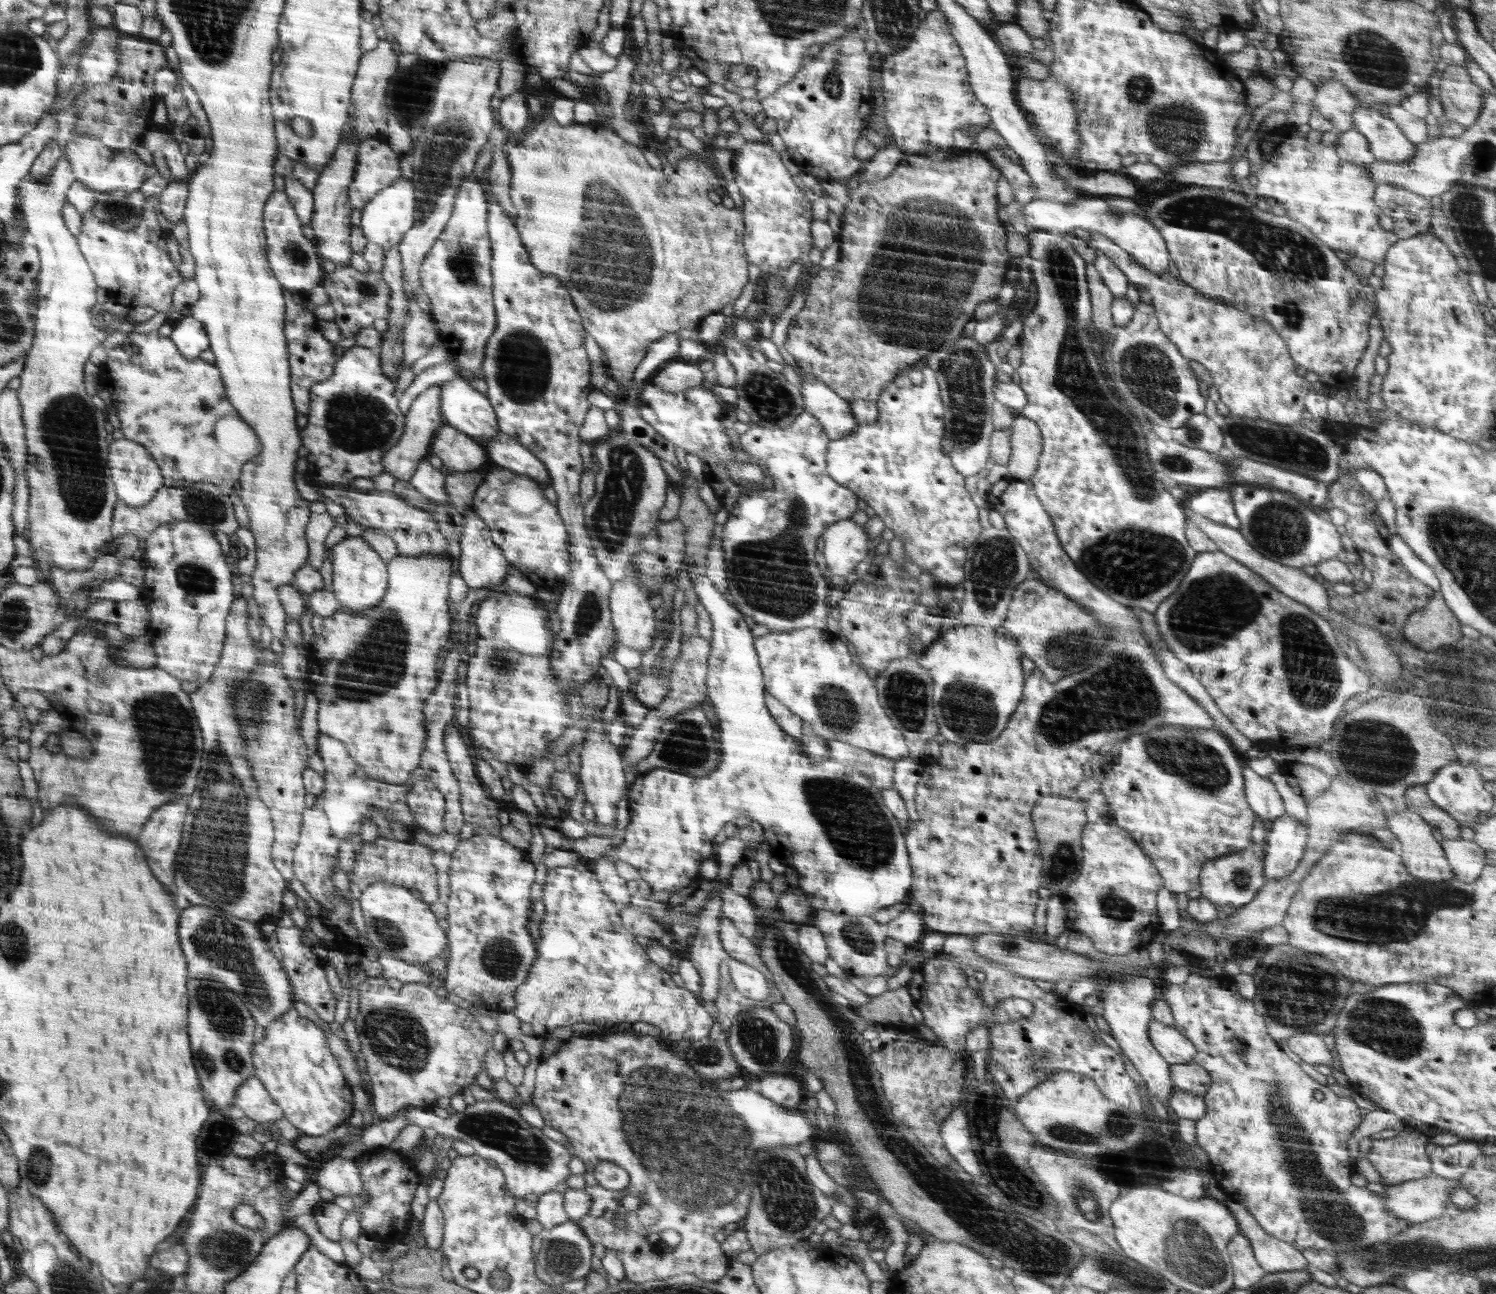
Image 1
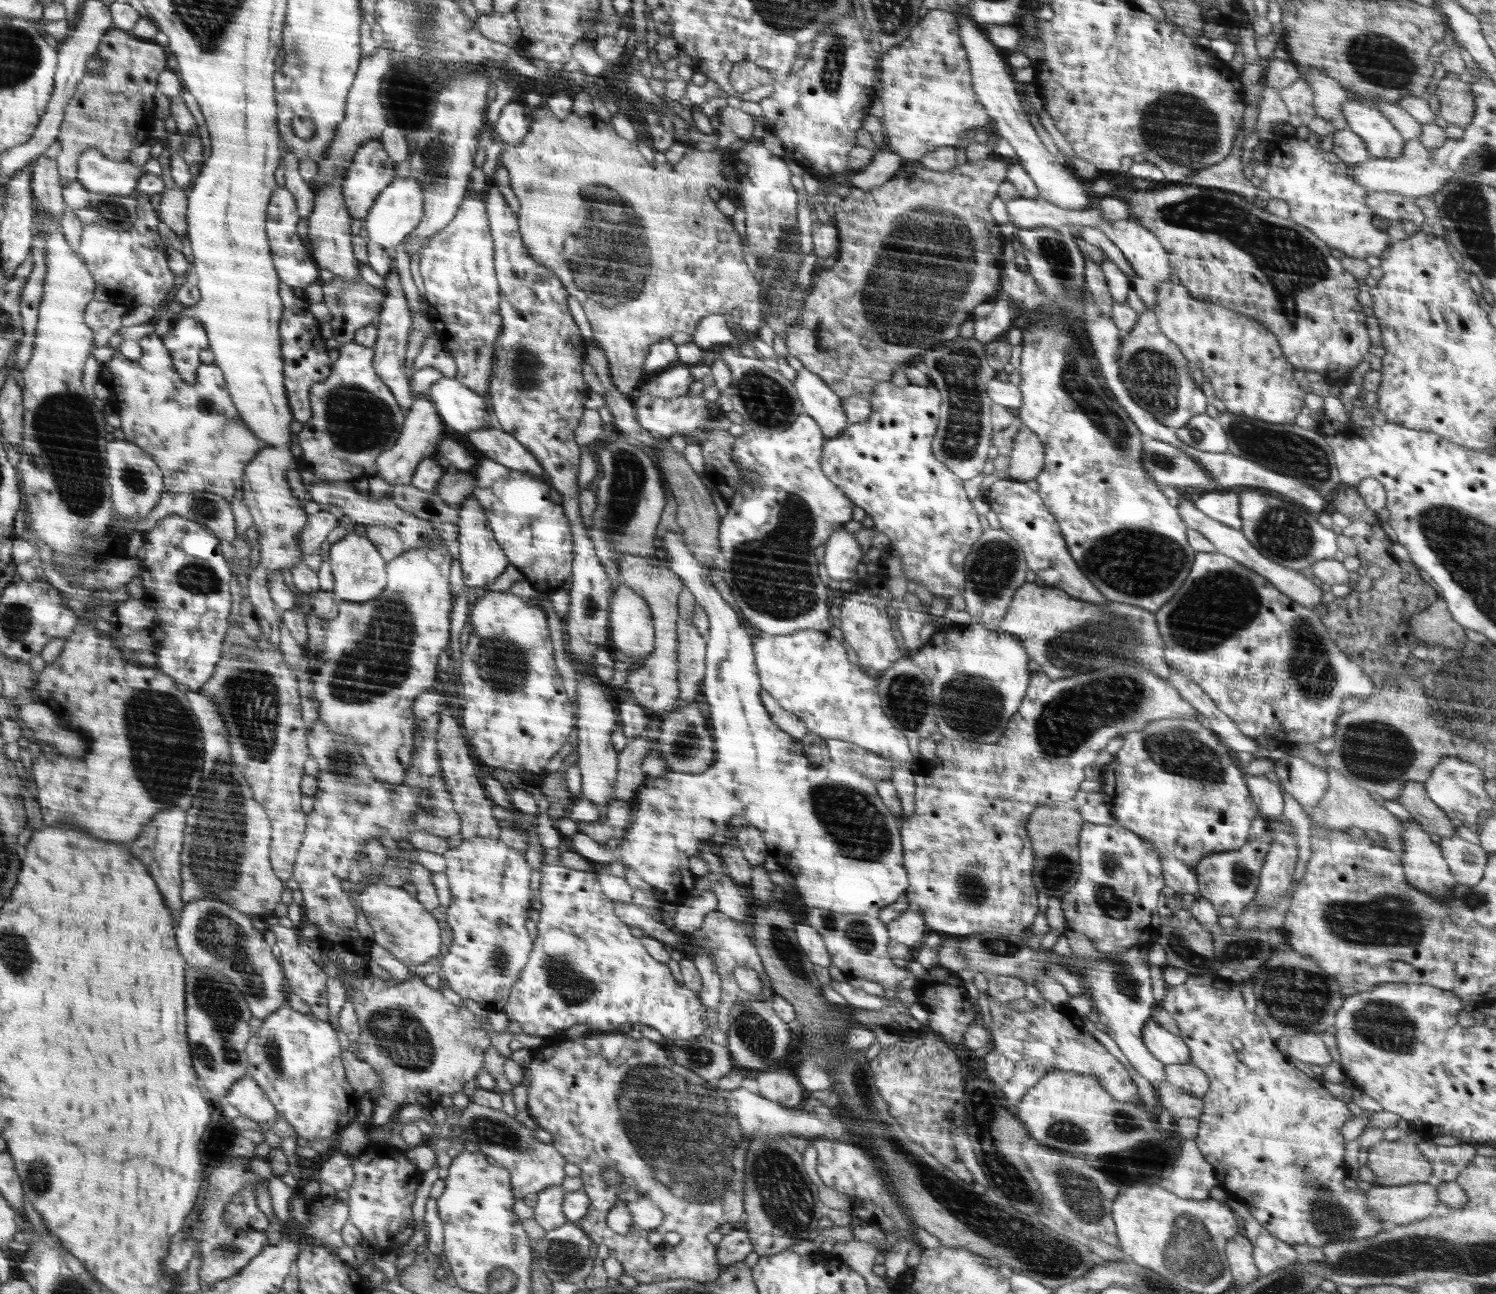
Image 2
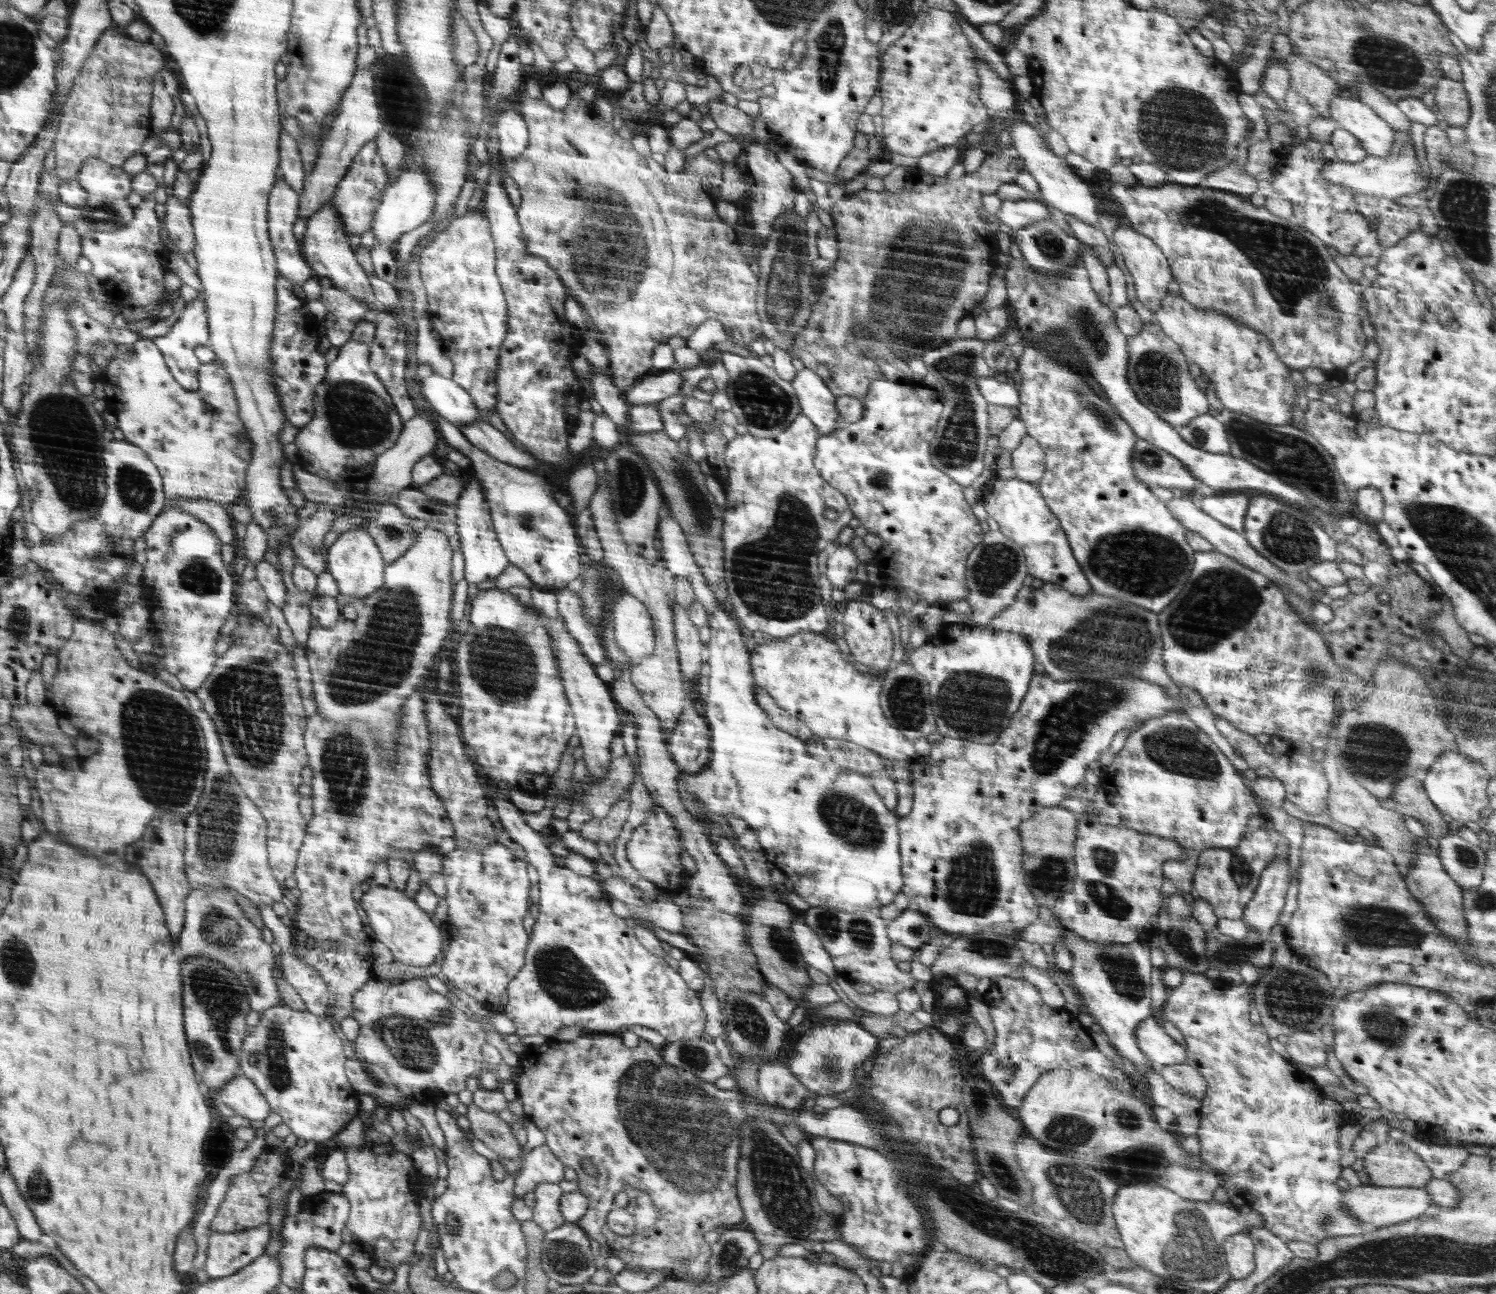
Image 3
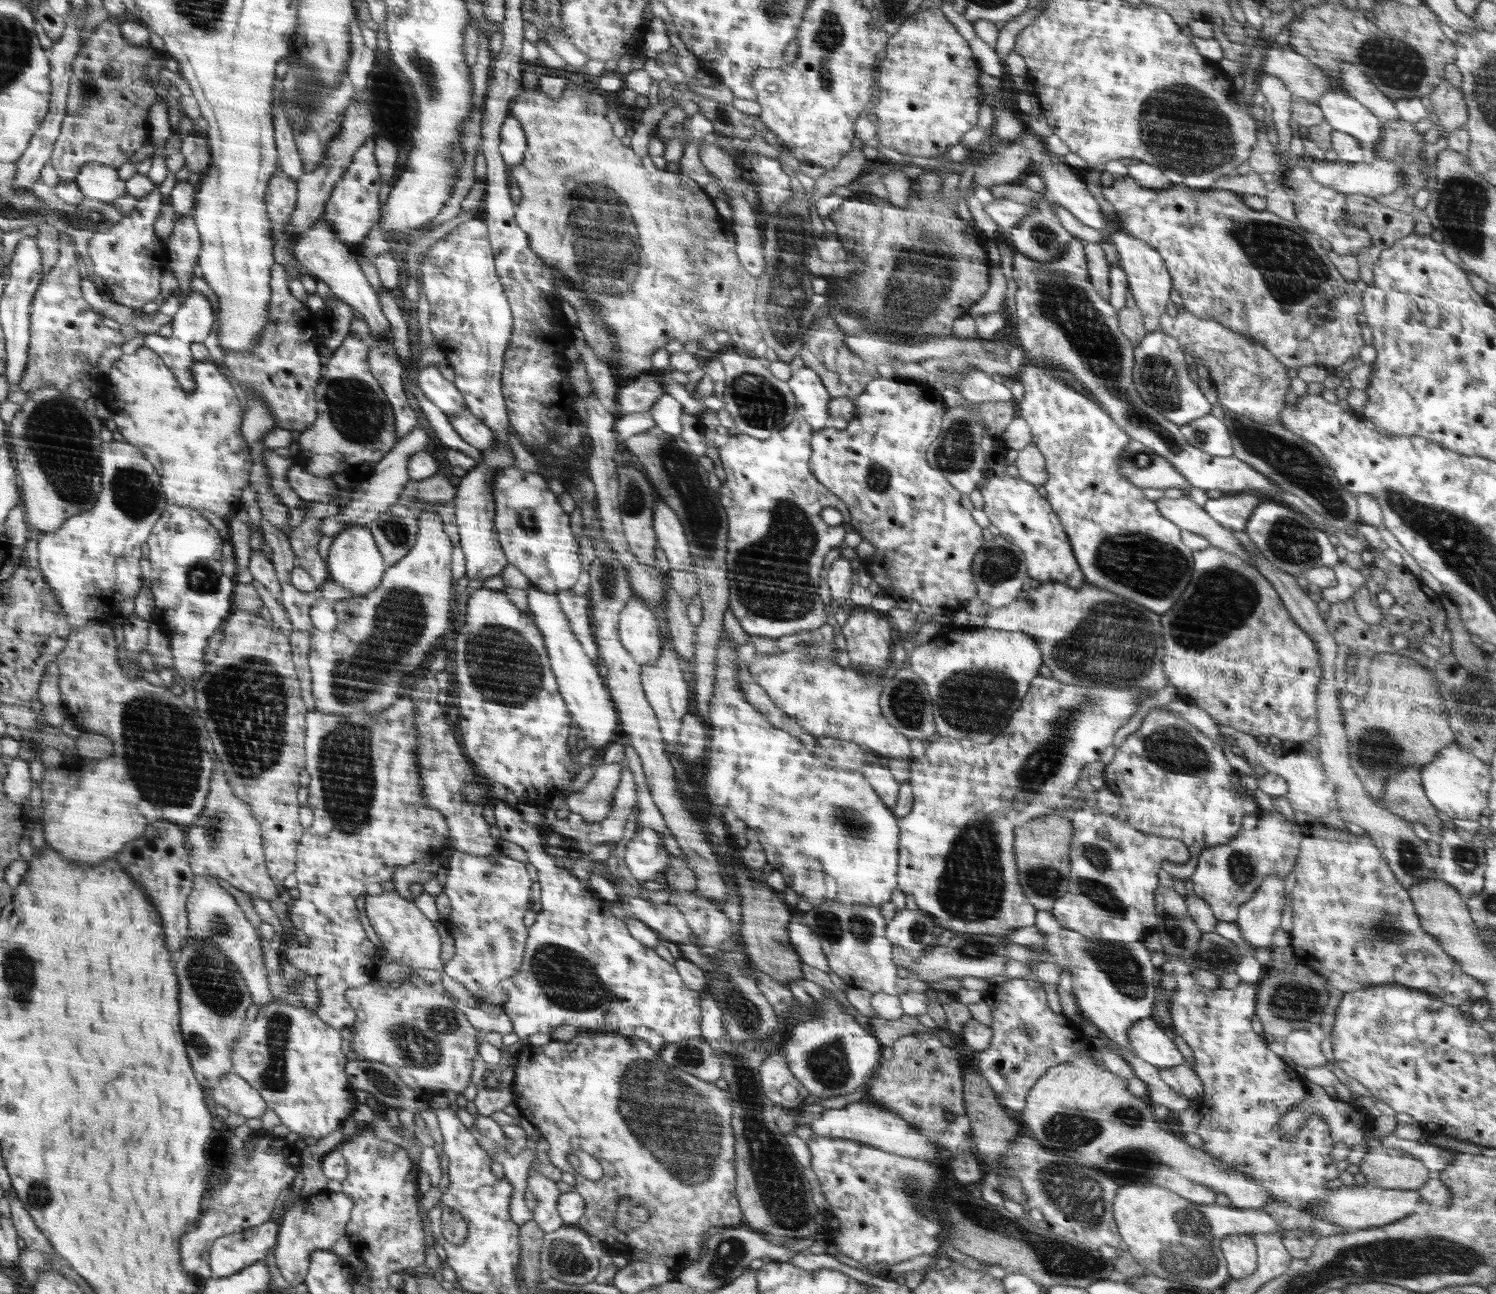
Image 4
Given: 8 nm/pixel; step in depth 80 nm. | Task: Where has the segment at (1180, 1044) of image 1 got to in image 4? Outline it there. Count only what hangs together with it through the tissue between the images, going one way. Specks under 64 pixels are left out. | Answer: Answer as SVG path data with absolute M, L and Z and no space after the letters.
M1143 1018L1128 1030L1129 1046L1136 1056L1162 1069L1184 1064L1184 1057L1153 1018Z

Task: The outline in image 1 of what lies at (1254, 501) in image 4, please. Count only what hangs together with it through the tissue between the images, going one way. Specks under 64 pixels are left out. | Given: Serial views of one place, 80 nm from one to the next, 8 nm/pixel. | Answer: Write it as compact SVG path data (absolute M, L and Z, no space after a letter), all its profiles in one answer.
M1206 490L1202 494L1194 494L1192 499L1185 501L1184 508L1202 518L1208 518L1208 521L1239 528L1240 521L1234 512L1232 496L1228 490Z

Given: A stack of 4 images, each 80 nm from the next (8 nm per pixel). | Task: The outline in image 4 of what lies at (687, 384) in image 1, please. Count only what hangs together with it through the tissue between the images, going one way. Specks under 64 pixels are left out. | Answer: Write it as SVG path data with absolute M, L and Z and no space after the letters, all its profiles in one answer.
M644 374L618 390L618 409L620 414L644 413L650 411L656 400L666 394L664 385L656 376Z

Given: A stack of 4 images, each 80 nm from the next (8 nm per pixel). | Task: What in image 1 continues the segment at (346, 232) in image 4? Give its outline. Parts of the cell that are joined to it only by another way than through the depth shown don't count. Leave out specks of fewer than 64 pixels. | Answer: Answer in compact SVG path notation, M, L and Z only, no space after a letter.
M374 137L360 143L359 162L349 195L353 209L363 210L372 197L403 178L401 159L388 143Z

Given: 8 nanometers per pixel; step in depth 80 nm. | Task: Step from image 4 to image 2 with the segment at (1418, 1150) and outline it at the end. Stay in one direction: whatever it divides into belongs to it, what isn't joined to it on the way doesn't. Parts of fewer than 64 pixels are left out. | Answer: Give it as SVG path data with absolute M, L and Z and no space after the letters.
M1422 1140L1417 1144L1418 1150L1431 1162L1433 1180L1454 1181L1461 1170L1474 1158L1476 1145L1463 1143L1454 1146L1429 1144Z

